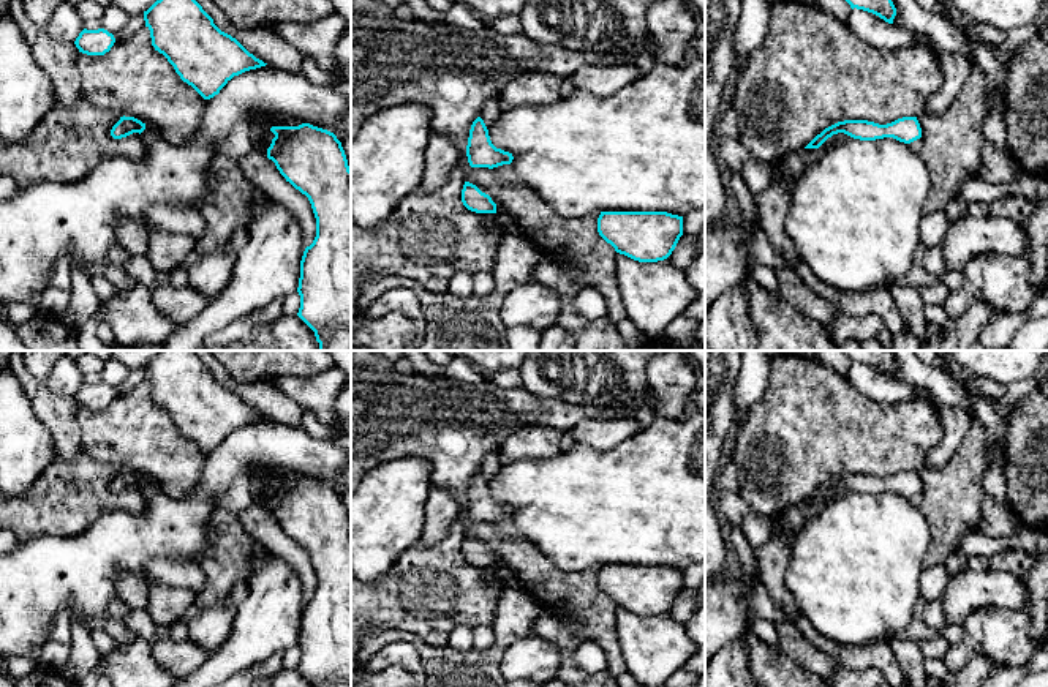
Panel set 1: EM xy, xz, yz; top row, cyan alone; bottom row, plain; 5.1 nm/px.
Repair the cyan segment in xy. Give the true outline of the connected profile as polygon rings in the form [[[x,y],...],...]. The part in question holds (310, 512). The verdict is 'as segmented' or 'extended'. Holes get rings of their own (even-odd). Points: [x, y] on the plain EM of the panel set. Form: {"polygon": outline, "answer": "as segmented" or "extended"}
{"polygon": [[[310,477],[270,485],[275,491],[267,512],[308,551],[316,572],[316,591],[300,614],[297,670],[315,687],[351,687],[351,523],[345,504],[334,486]]], "answer": "as segmented"}

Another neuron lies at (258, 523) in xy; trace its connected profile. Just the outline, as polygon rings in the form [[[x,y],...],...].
[[[250,505],[237,513],[245,532],[266,545],[272,553],[288,562],[300,578],[303,602],[316,591],[316,572],[305,548],[296,543],[277,523],[275,516],[259,505]]]

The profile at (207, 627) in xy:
[[[236,606],[196,608],[185,621],[188,624],[188,641],[205,651],[217,651],[224,644],[231,630]]]

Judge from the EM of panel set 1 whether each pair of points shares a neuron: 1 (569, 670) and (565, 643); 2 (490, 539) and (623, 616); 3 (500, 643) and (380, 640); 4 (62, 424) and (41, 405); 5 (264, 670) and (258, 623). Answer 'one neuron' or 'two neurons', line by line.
1: one neuron
2: two neurons
3: one neuron
4: one neuron
5: two neurons

